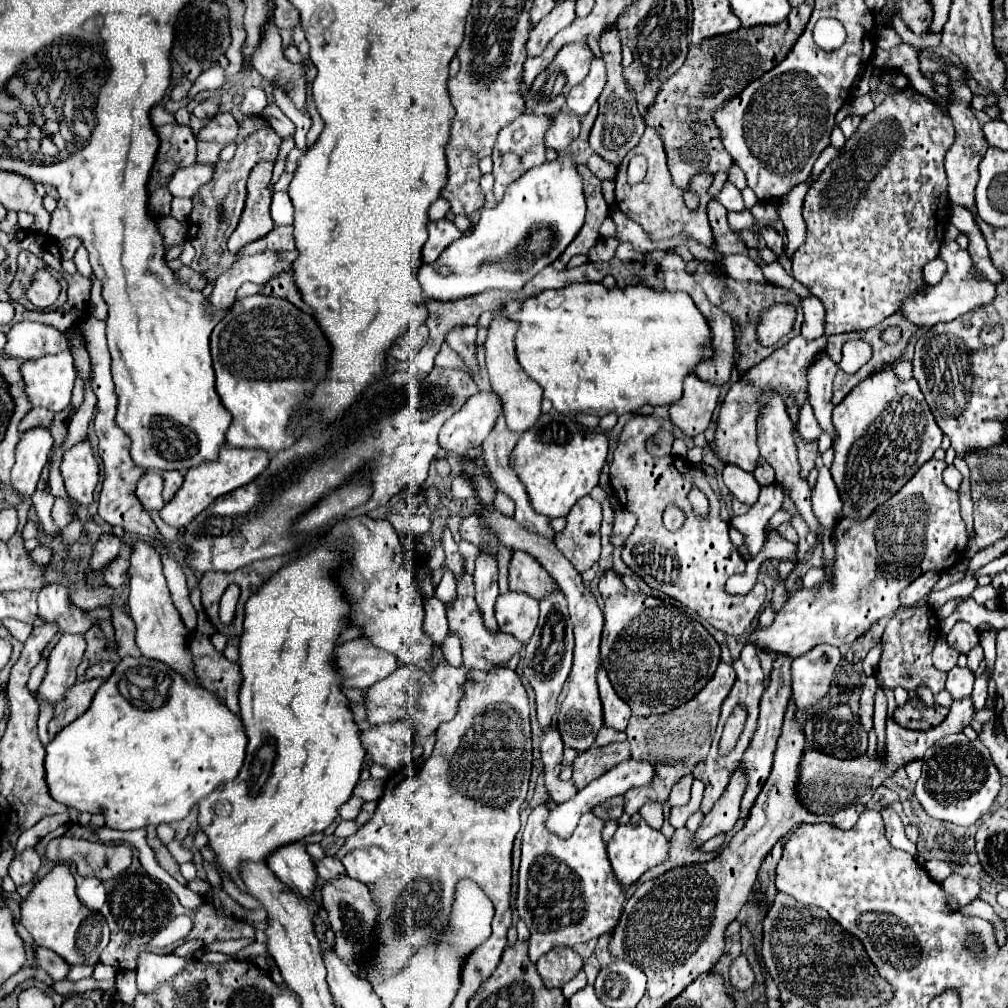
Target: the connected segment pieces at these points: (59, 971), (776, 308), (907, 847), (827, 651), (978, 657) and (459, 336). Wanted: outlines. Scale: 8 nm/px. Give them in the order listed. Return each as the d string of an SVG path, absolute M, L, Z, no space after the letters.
M38 947L36 949L36 961L38 965L52 977L52 981L62 981L68 975L68 963L64 963L64 959L60 959L60 955L56 955L50 949Z
M776 303L760 315L760 323L756 327L756 335L762 346L778 343L784 335L788 335L796 321L796 307L790 303Z
M882 807L882 819L884 819L884 825L886 825L886 837L890 839L890 843L900 849L900 851L908 851L910 855L916 855L916 845L912 841L908 841L908 837L904 835L904 825L898 817L896 811L888 809L888 807Z
M824 643L792 661L792 697L798 711L806 711L826 697L840 659L838 647Z
M980 644L976 645L967 655L967 666L976 673L976 669L980 667L980 663L982 663L982 659L984 659L984 651Z
M456 327L456 331L450 331L446 335L446 343L450 349L460 353L460 357L466 361L466 365L476 373L478 361L476 361L476 327Z

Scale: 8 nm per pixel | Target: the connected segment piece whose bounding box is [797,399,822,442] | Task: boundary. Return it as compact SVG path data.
M806 399L800 410L800 420L797 425L797 430L805 442L818 440L822 433L808 399Z

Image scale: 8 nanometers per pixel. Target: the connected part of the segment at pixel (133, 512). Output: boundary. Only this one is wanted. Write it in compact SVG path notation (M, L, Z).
M88 315L84 319L84 323L80 325L80 331L88 339L86 349L90 353L92 371L94 371L94 393L98 397L98 413L96 413L96 419L94 419L94 429L96 429L96 435L98 435L98 453L100 453L102 463L104 463L104 483L102 483L102 491L100 491L98 513L106 523L120 525L130 535L142 537L146 541L148 539L160 539L158 527L154 525L152 517L142 509L138 499L134 497L136 483L146 471L142 467L136 467L136 463L132 461L130 439L116 423L118 397L116 397L116 391L114 391L114 381L112 381L112 371L110 371L110 351L108 351L108 343L106 343L106 323Z

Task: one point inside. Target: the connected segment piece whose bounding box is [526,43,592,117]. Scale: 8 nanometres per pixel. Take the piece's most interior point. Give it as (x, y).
(548, 93)

